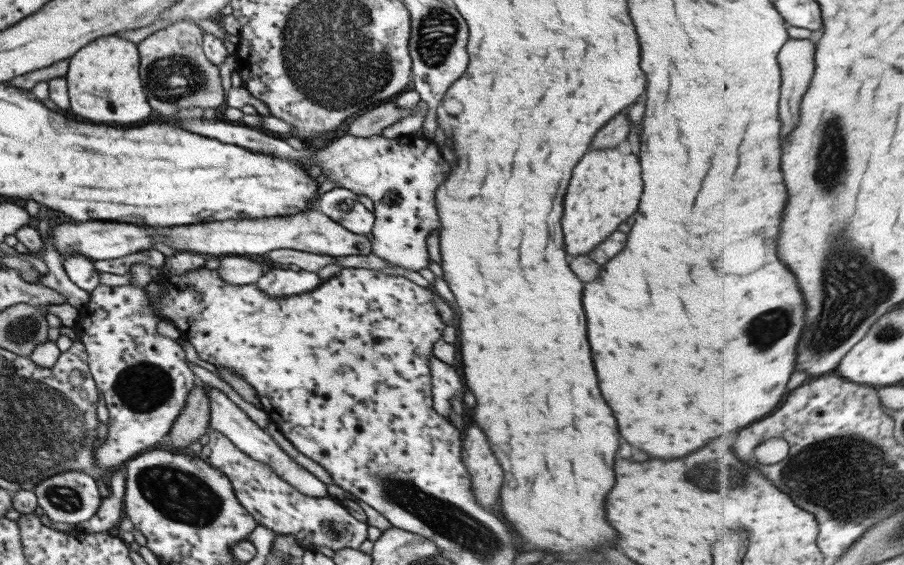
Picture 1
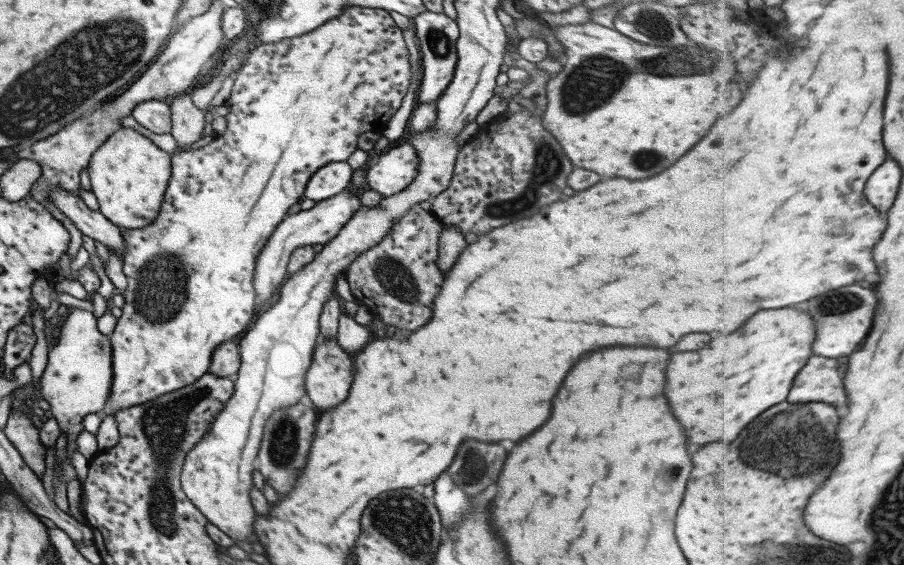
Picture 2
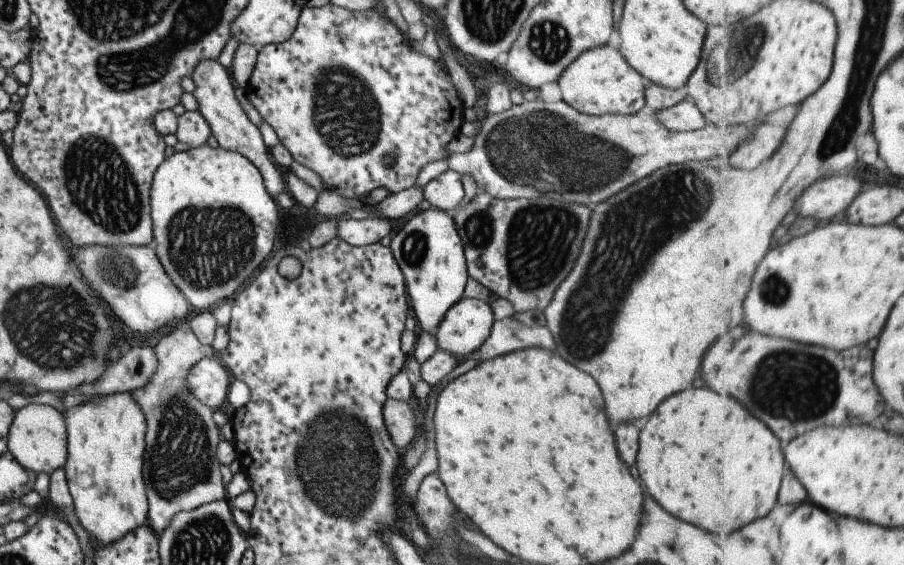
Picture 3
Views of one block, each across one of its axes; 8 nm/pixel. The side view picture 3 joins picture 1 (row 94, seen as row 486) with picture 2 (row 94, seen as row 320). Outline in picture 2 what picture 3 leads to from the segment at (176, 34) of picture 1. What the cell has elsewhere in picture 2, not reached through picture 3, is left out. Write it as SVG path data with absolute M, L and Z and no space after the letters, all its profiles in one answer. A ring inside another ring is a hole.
M178 95L170 102L172 128L169 132L178 144L178 150L188 150L202 145L205 141L202 131L206 126L206 116L191 95Z

